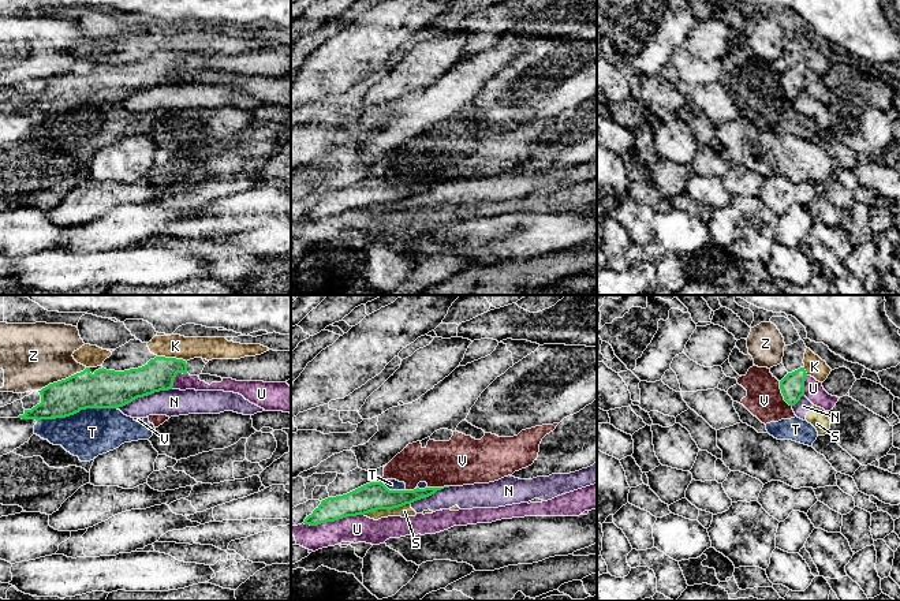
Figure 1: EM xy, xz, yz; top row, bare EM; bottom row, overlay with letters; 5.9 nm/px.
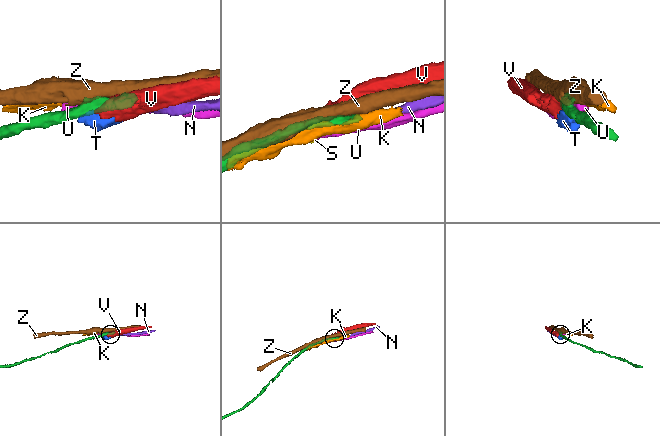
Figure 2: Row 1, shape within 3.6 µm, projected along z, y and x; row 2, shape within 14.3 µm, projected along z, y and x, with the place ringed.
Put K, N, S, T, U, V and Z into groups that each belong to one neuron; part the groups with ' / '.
K / N S / T V / U / Z

